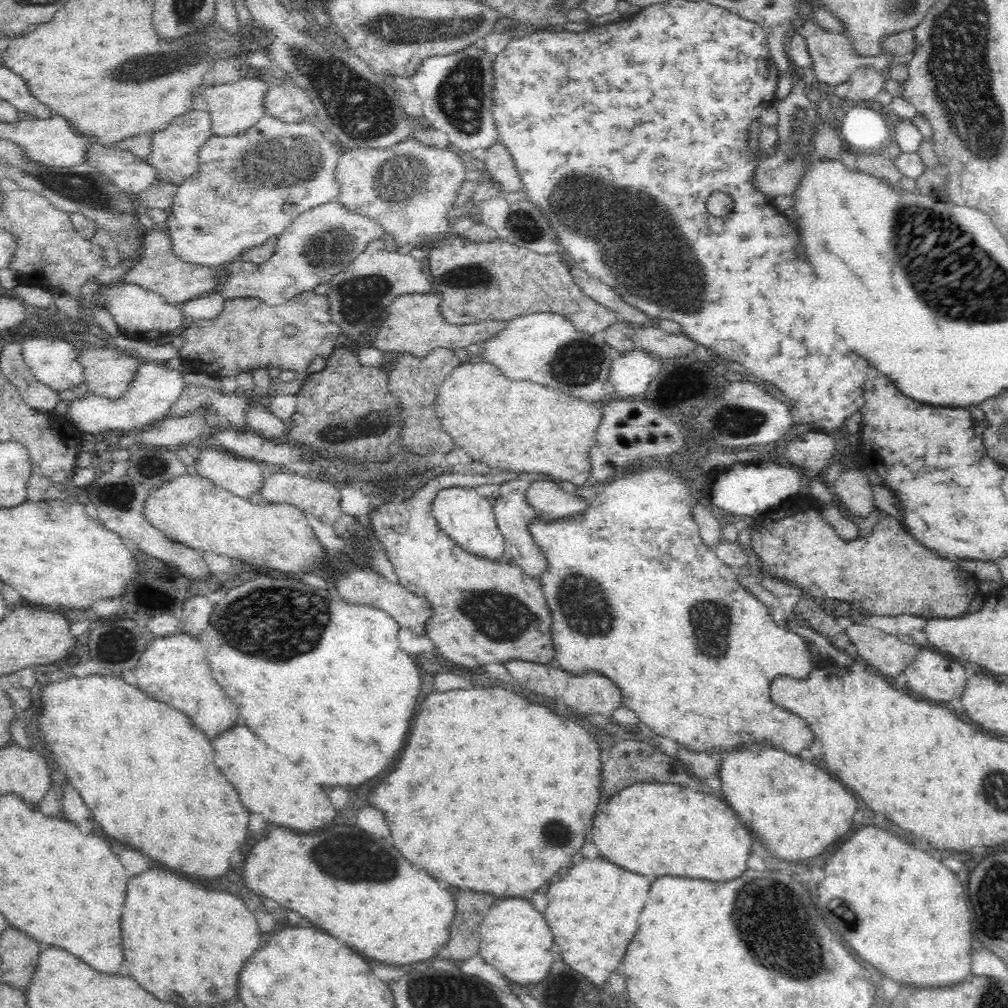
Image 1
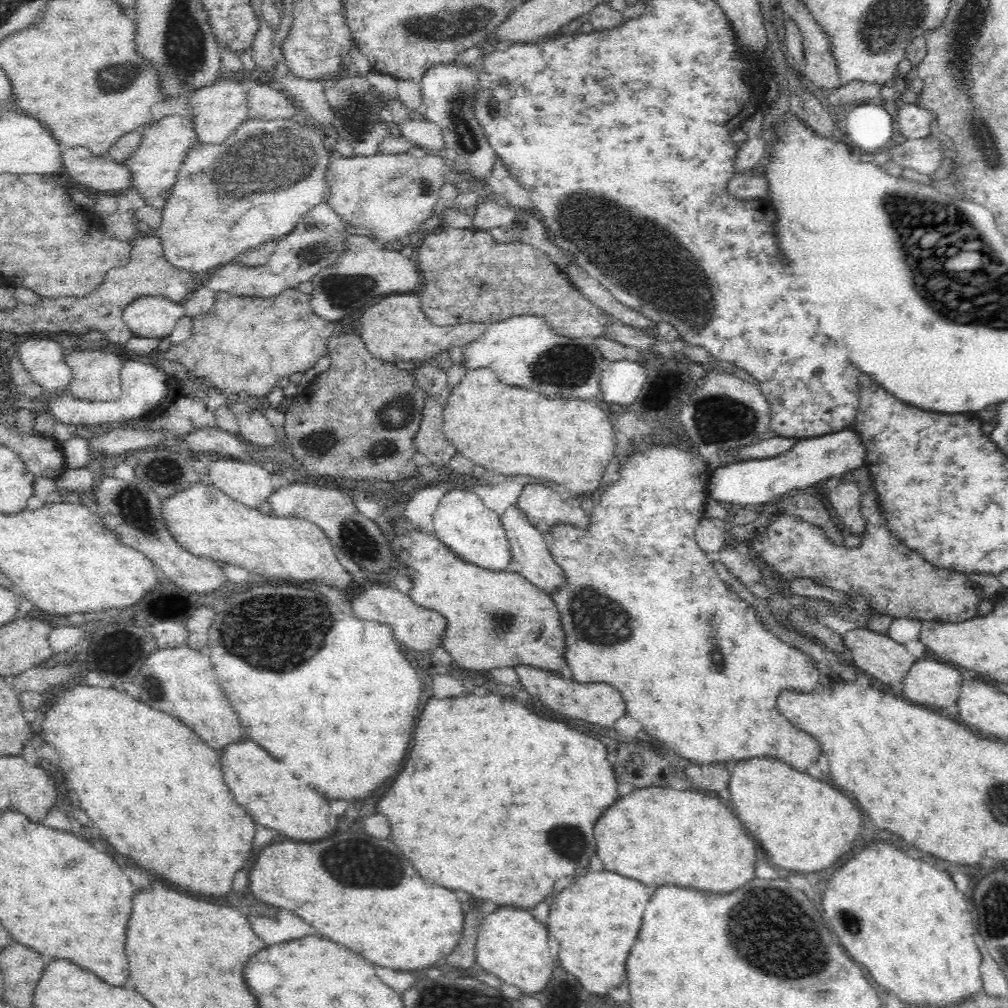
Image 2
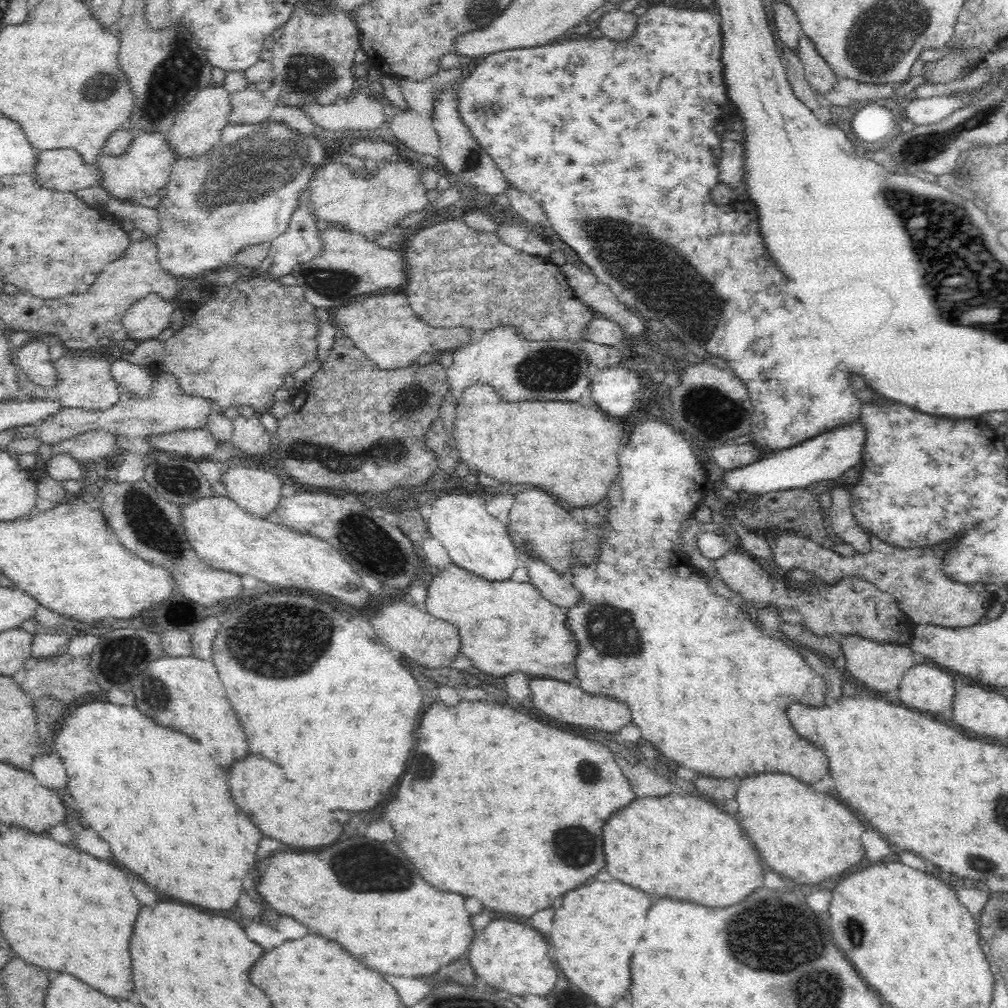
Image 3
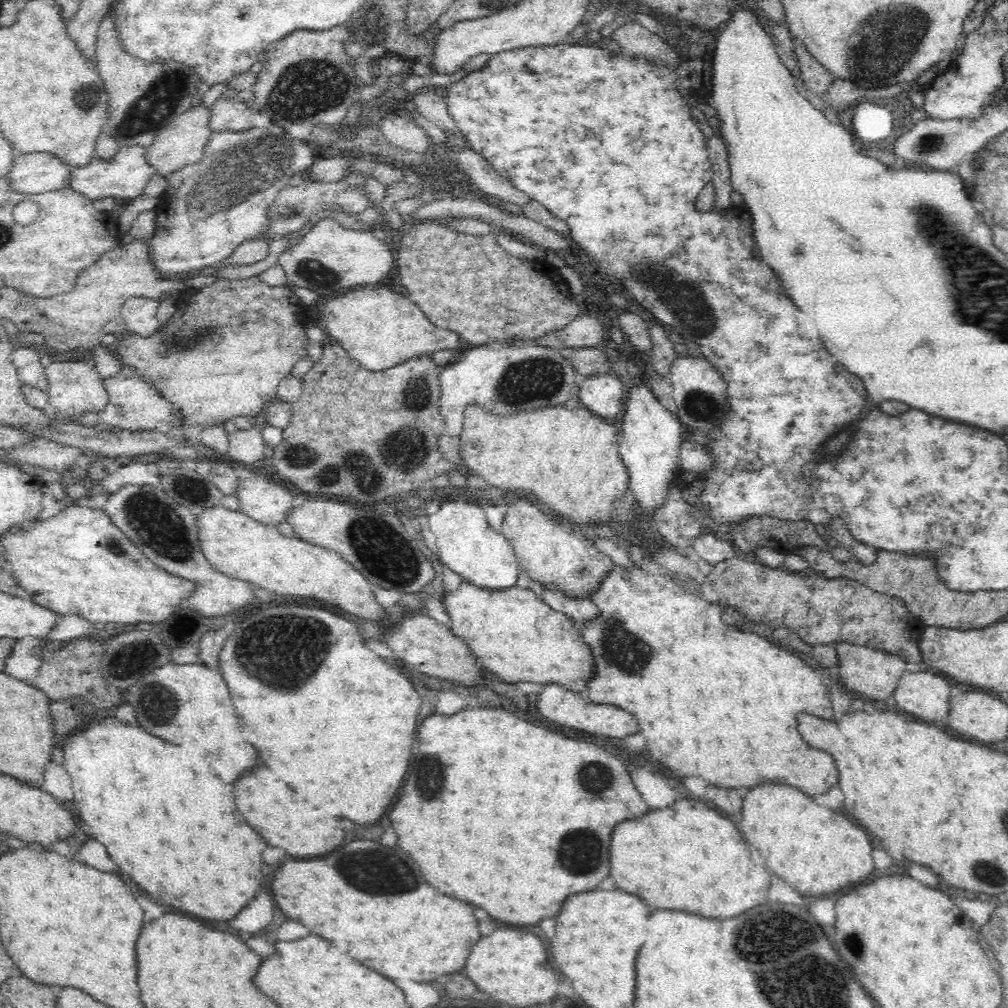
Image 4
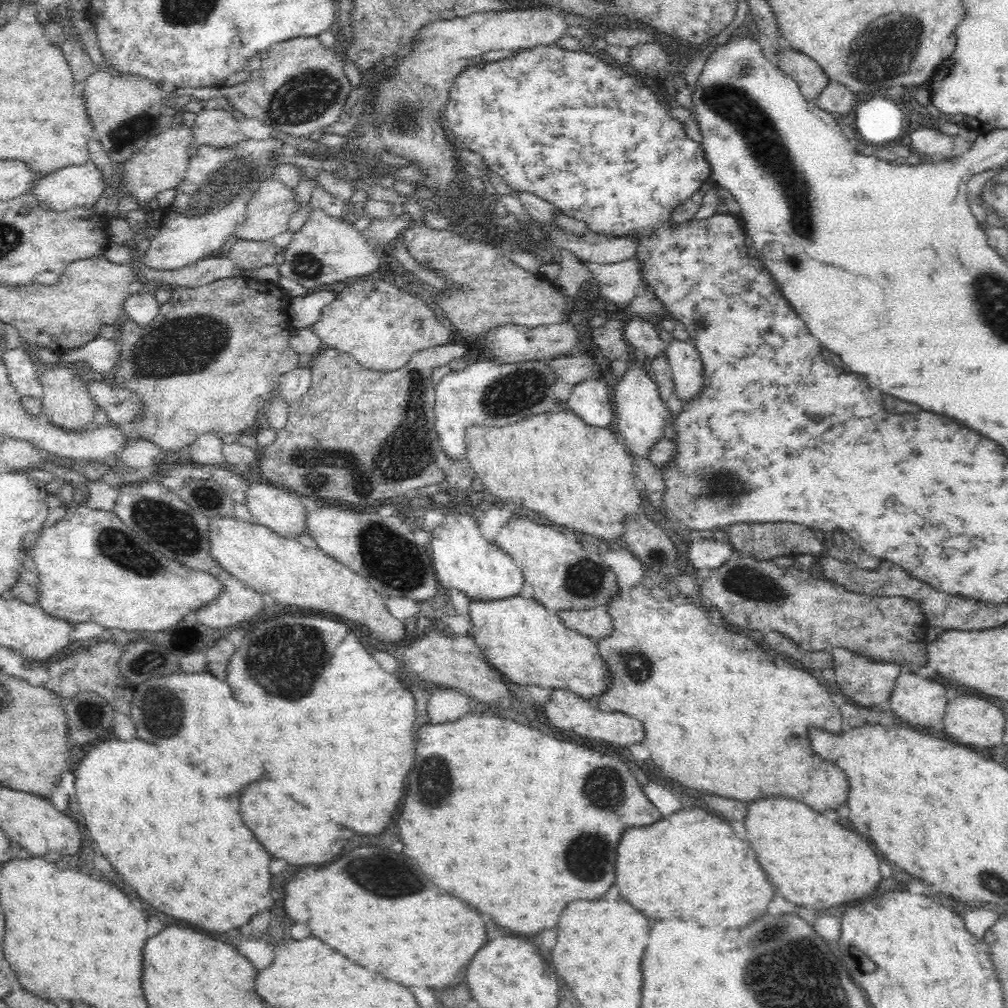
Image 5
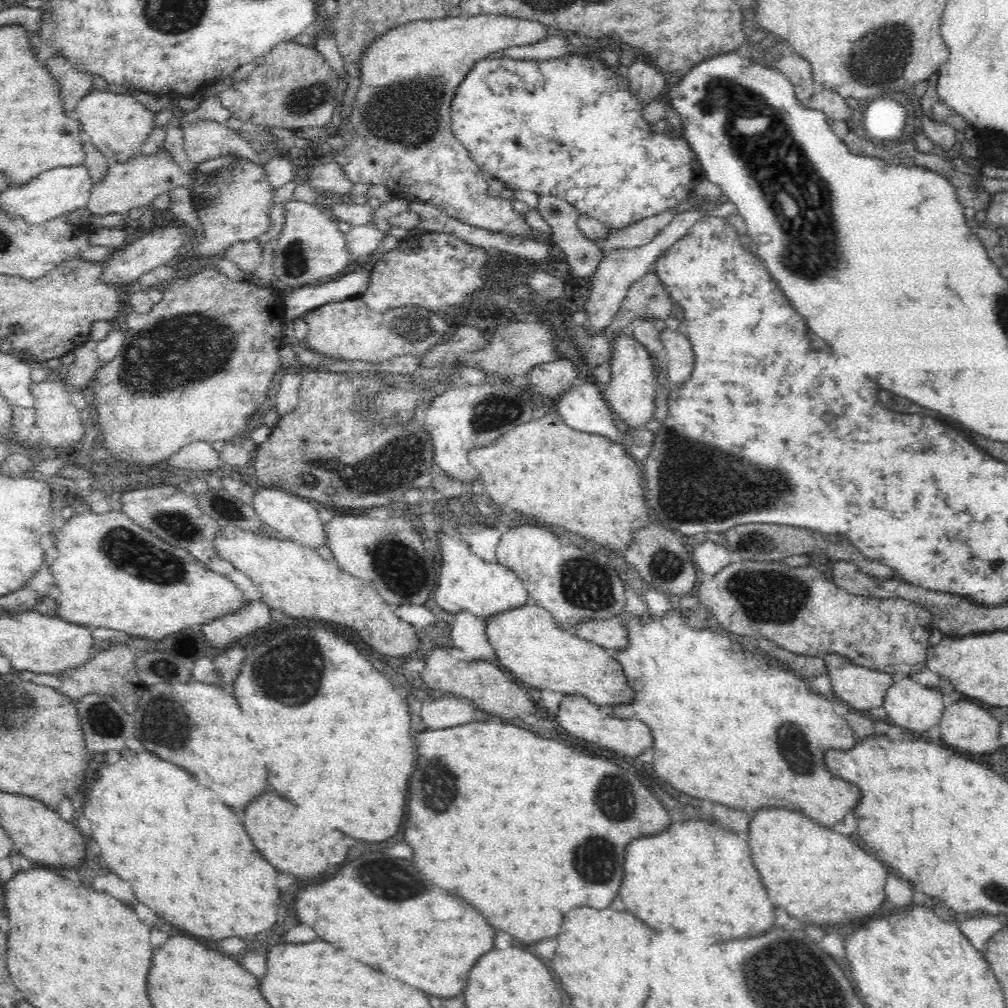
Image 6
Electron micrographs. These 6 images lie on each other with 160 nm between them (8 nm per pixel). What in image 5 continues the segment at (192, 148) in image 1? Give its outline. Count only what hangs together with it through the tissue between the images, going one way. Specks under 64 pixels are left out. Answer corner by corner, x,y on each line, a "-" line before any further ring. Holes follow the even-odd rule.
90,160
86,164
67,166
43,175
40,180
34,182
32,190
28,190
26,194
34,195
38,206
45,208
45,210
50,208
55,212
64,212
64,210
72,210
72,208
92,208
96,200
106,190
106,179
104,179
104,176
105,174

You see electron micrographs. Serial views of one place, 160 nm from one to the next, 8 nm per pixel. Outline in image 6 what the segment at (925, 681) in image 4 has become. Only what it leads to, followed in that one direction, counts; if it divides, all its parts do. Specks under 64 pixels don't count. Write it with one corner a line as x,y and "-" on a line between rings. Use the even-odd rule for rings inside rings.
894,676
891,688
887,691
883,703
886,709
886,720
892,725
898,725
916,732
926,732
932,726
939,724
944,712
942,692
935,688
925,688
924,685
914,681
910,676

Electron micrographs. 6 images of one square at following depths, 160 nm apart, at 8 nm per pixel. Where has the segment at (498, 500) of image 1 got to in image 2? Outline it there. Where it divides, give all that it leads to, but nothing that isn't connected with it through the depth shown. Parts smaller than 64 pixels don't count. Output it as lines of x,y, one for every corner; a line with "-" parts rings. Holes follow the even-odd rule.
510,503
505,512
501,515
501,523
507,534
510,548
511,558
520,565
520,573
536,585
539,589
553,593
558,587
561,587
566,580
562,567
553,559
549,551
546,534
542,534
530,521
526,513
518,510
515,503

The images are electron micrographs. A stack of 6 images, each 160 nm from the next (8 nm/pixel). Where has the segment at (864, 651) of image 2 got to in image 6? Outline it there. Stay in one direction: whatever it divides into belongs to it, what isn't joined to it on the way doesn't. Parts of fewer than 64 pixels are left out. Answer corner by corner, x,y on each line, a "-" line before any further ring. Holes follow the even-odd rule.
824,654
827,674
831,678
834,695
840,698
840,702
845,702
857,712
883,706
893,675
856,665
840,654

